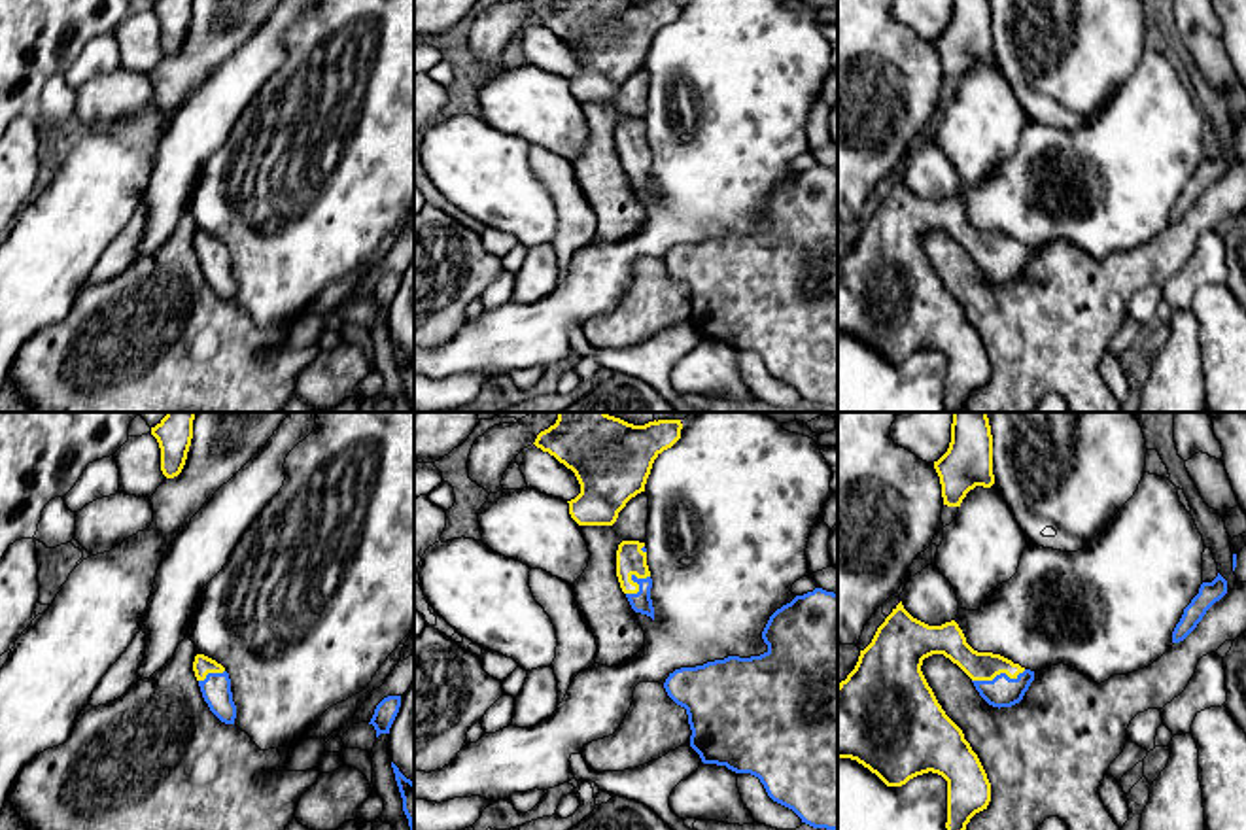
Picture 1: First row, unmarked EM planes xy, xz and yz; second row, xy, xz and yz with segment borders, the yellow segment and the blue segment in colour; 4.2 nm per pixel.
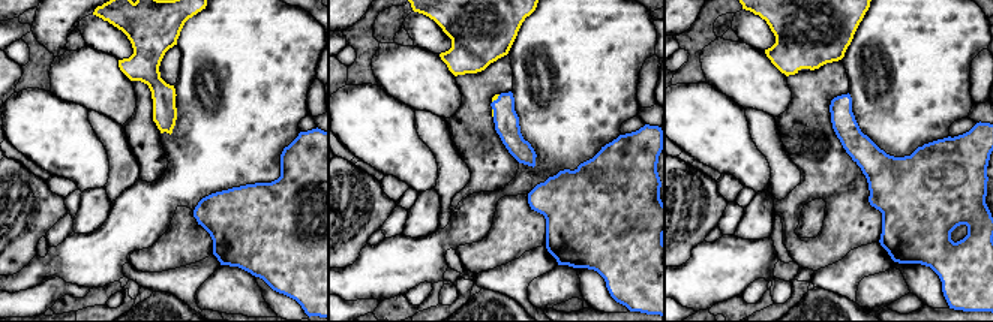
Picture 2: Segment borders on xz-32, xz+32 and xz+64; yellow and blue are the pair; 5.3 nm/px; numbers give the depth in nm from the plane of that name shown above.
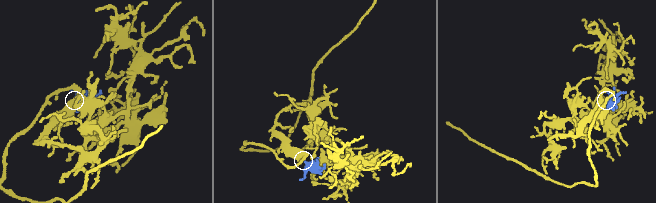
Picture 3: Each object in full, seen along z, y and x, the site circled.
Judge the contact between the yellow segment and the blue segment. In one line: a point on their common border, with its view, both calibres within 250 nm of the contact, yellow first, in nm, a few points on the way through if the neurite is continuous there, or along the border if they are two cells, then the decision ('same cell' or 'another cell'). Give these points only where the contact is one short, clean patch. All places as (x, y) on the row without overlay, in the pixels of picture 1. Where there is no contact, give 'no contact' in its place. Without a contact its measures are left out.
contact yz (999, 250); calibres 130 and 130 nm; way yz (950, 218), (974, 241), (999, 250), (1003, 267); same cell

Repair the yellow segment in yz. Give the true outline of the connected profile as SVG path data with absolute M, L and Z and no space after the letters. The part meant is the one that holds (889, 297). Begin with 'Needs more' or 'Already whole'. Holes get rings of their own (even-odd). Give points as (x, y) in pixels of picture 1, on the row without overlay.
Needs more. M900 178L860 227L855 246L838 261L838 335L857 337L887 363L902 363L928 348L942 352L947 357L947 412L960 412L970 395L987 386L991 359L962 306L945 291L921 248L923 236L932 231L957 240L979 272L998 285L1019 280L1034 257L1034 248L1000 231L974 227L955 197L928 202L913 195Z

